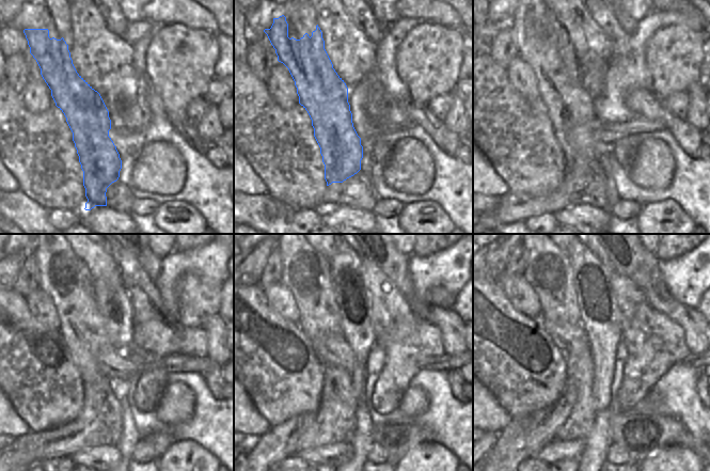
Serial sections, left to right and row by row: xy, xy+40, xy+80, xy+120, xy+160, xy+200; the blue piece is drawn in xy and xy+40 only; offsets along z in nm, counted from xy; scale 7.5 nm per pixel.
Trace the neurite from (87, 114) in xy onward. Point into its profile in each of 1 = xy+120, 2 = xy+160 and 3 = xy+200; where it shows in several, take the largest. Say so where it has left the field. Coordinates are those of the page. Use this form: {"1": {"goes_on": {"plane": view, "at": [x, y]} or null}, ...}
{"1": {"goes_on": {"plane": "xy+120", "at": [81, 325]}}, "2": {"goes_on": {"plane": "xy+160", "at": [319, 316]}}, "3": {"goes_on": {"plane": "xy+200", "at": [555, 288]}}}

